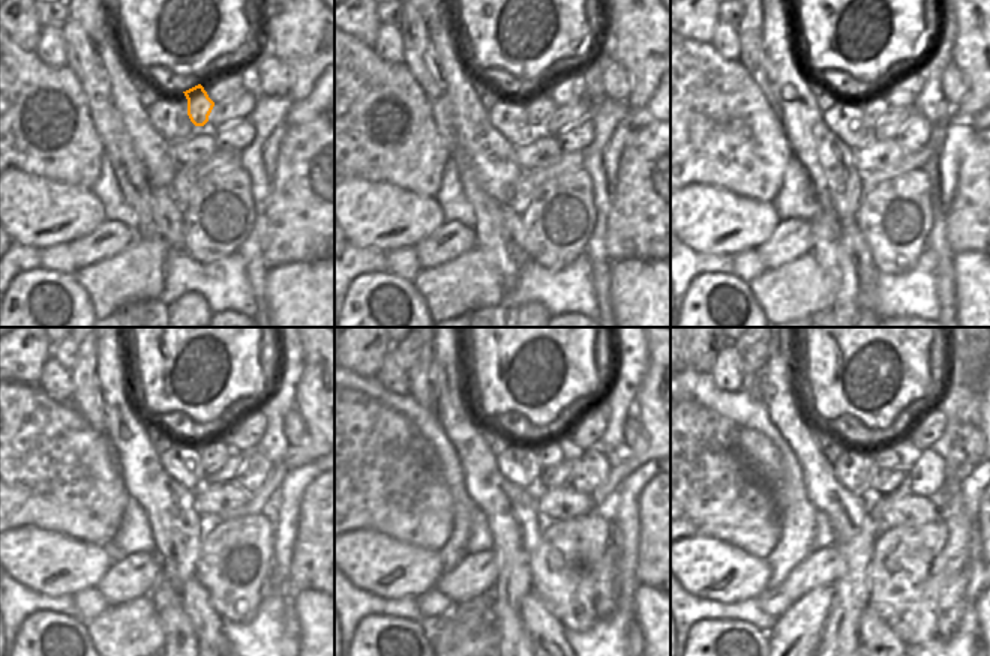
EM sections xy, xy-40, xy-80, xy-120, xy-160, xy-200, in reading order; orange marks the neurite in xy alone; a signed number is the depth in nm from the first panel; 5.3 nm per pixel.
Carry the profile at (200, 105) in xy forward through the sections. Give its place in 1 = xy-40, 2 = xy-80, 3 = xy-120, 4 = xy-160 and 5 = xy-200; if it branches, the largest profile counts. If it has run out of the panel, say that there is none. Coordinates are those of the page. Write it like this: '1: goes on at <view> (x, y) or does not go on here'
1: goes on at xy-40 (539, 107)
2: goes on at xy-80 (875, 105)
3: goes on at xy-120 (206, 445)
4: goes on at xy-160 (549, 452)
5: goes on at xy-200 (888, 454)

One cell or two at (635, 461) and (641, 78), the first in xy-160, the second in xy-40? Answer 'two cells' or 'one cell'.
one cell

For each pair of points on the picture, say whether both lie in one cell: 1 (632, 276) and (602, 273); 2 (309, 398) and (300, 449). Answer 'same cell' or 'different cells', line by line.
1: different cells
2: same cell

